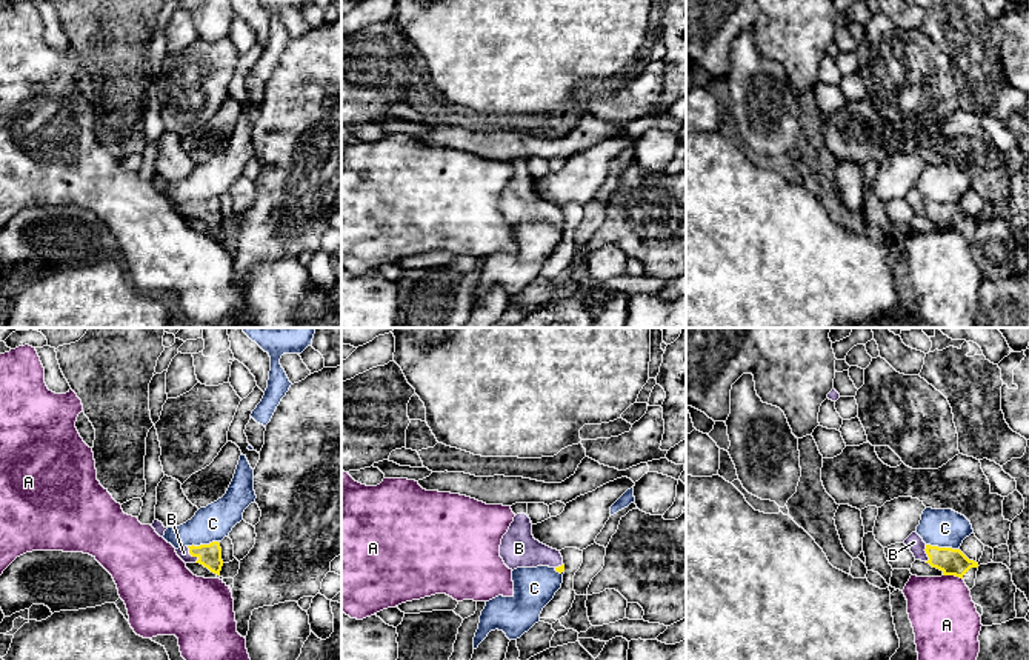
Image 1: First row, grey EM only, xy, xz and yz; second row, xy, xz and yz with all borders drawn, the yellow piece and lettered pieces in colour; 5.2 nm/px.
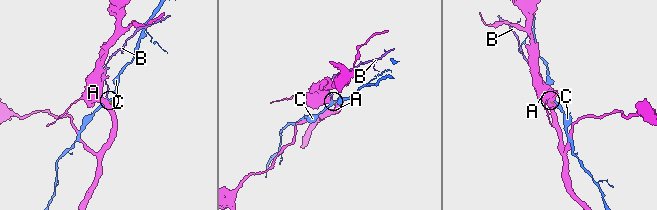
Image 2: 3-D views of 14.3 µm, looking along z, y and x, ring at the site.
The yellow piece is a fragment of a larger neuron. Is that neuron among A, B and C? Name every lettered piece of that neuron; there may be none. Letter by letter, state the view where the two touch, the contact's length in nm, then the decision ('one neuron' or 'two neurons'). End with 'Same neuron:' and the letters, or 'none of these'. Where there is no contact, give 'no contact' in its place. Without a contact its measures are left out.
A: meets yellow in yz; contact 110 nm long; two neurons
B: meets yellow in xy; contact 100 nm long; one neuron
C: meets yellow in yz; contact 180 nm long; two neurons
Same neuron: B

